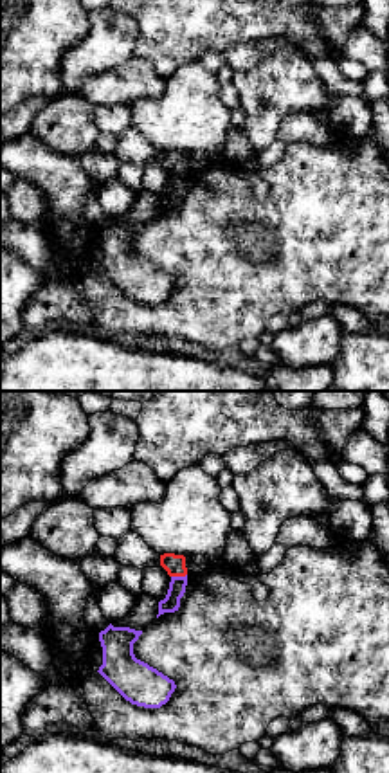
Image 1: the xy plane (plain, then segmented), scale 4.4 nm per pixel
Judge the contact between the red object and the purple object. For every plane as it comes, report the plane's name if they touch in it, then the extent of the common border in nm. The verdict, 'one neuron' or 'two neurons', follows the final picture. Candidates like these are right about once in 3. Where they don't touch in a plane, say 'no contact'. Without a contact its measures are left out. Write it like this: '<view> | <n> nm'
xy | 70 nm

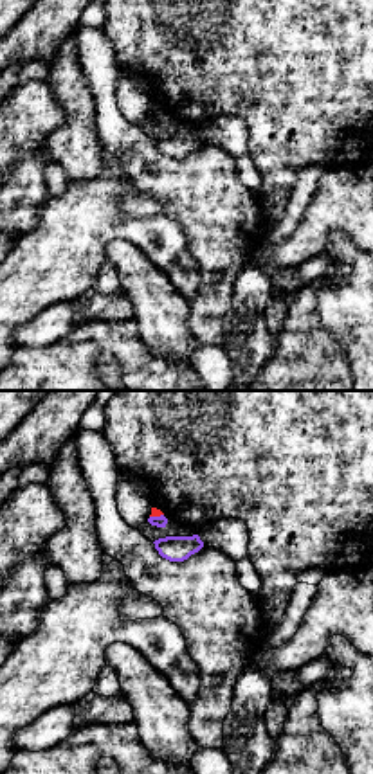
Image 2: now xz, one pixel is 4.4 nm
xz | 70 nm

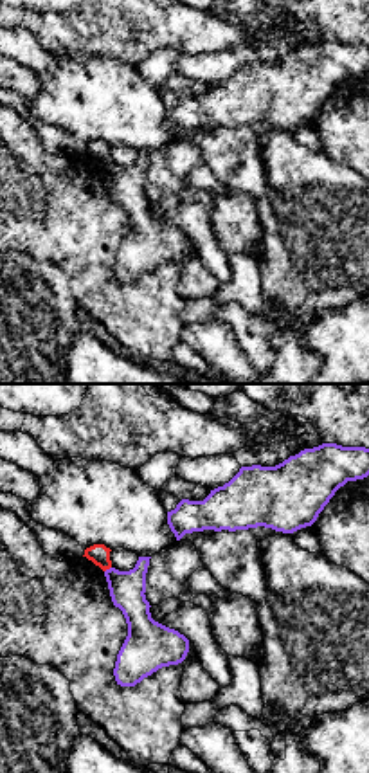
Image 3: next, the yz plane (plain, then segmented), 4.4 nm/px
yz | 40 nm

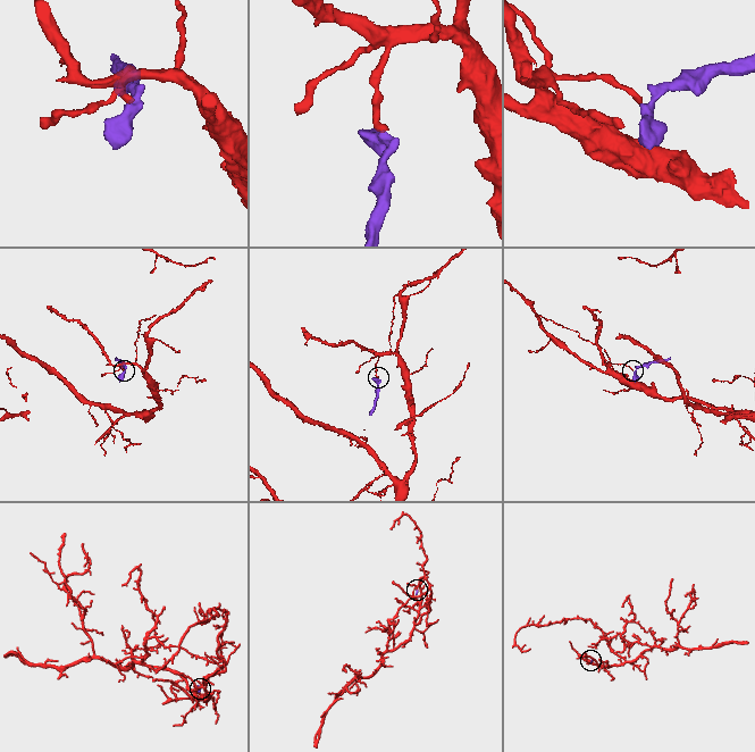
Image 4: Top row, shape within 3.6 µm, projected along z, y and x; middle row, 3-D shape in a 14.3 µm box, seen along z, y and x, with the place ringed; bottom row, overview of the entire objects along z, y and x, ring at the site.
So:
two neurons

